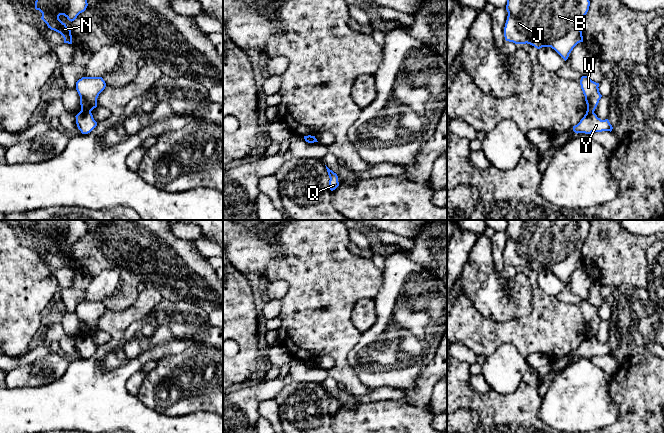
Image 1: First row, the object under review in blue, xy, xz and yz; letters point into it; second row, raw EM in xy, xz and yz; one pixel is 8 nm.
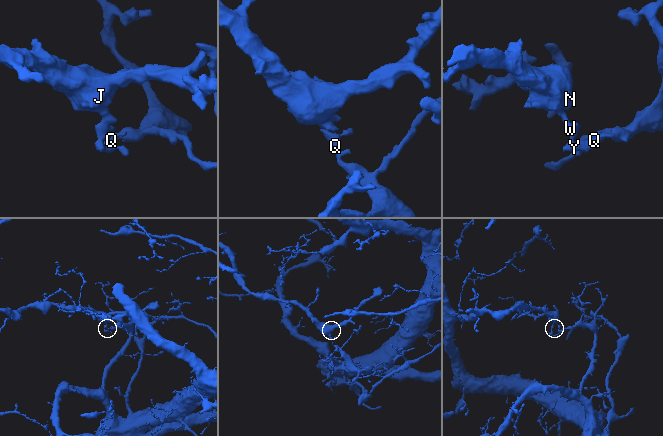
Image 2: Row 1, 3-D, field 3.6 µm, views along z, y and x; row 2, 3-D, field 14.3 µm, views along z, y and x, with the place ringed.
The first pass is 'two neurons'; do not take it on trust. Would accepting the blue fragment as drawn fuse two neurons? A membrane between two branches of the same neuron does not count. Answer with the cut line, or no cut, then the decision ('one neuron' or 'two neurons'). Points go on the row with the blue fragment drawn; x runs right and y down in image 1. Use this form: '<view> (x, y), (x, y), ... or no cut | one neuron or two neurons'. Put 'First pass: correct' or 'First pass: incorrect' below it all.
xy (81, 109), (90, 111) | two neurons
First pass: correct

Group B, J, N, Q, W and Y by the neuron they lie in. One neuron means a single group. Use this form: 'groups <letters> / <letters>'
groups B J N W / Q Y

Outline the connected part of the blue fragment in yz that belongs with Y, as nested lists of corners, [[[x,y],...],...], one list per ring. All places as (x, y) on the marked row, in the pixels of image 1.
[[[586,111],[580,122],[573,126],[575,133],[591,134],[592,132],[612,131],[613,127],[608,119],[601,120],[593,111]]]

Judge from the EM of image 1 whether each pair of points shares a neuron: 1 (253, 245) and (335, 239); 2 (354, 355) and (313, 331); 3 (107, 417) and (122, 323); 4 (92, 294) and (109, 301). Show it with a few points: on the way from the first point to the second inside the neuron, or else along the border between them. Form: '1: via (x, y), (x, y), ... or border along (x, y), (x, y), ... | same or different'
1: via (273, 248), (312, 248), (315, 245) | same
2: border along (362, 333), (347, 358), (355, 373) | different
3: border along (111, 338), (122, 339) | different
4: border along (119, 281), (116, 288), (101, 300) | different

